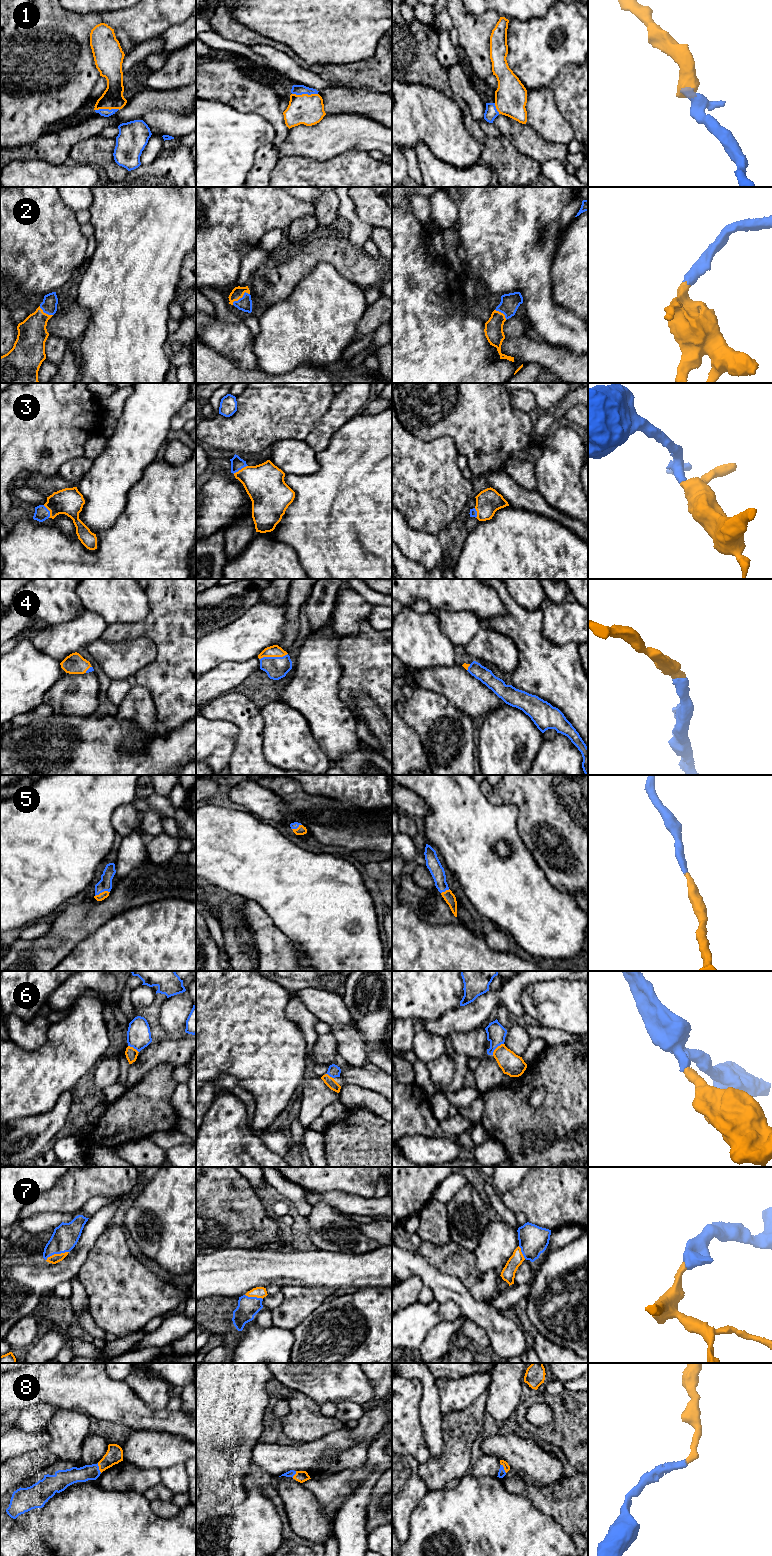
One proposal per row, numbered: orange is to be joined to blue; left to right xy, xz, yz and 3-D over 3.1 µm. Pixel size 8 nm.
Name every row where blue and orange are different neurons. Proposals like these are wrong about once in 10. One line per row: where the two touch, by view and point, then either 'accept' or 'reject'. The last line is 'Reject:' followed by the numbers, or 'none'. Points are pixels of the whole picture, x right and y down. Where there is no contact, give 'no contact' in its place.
1: contact xz (305, 93); accept
2: contact xz (240, 298); accept
3: contact xz (240, 469); accept
4: contact xz (273, 657); accept
5: contact xy (102, 891); accept
6: contact yz (496, 1047); accept
7: contact xy (56, 1253); accept
8: contact xy (98, 1468); accept
Reject: none

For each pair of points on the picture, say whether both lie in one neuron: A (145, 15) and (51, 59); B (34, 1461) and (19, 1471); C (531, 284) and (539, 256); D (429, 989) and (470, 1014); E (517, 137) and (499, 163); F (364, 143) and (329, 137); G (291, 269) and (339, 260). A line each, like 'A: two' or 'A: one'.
A: one
B: one
C: one
D: two
E: two
F: one
G: one

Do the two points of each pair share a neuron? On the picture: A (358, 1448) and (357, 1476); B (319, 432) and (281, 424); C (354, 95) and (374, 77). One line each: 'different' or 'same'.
A: different
B: different
C: different

